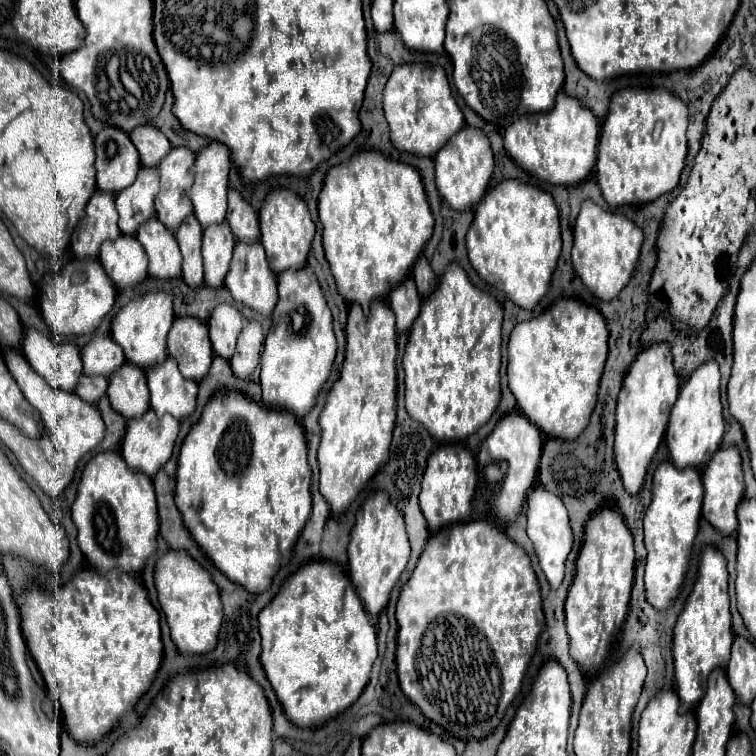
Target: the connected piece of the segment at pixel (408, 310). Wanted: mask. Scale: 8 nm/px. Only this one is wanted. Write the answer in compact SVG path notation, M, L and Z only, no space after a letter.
M408 277L402 285L398 285L390 293L390 307L396 315L396 329L398 333L410 331L416 315L420 313L422 297L416 291L416 285L412 283L412 277Z

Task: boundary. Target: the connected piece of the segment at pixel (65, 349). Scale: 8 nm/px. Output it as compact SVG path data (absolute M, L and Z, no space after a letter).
M26 329L22 339L22 355L52 387L60 391L74 391L82 377L80 349L72 343L54 345L44 333Z

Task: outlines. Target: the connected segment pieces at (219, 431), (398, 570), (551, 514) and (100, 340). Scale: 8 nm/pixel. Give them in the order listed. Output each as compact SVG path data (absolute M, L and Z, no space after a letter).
M218 393L210 399L210 403L204 407L202 411L202 419L198 421L198 425L194 425L190 429L190 433L186 435L182 449L180 449L180 459L178 459L178 473L176 473L176 505L182 513L184 525L188 527L190 535L194 537L194 541L206 551L206 555L214 561L214 565L228 575L228 579L232 579L234 583L242 585L246 591L252 593L262 593L272 585L274 575L278 573L278 569L288 563L288 559L292 557L292 547L296 545L296 539L300 537L300 531L304 529L304 523L308 521L310 509L312 509L312 495L310 495L310 479L312 479L312 471L308 465L308 447L306 447L306 437L304 437L304 429L298 423L296 415L292 415L290 411L280 411L280 409L270 409L264 407L244 395L238 393Z
M376 493L370 497L356 515L356 525L350 535L348 559L350 559L350 579L360 595L366 611L372 617L378 617L380 611L388 605L390 591L398 583L406 563L410 557L408 535L404 529L404 517L400 511L388 501L388 495Z
M536 487L528 495L526 517L528 517L528 537L534 543L540 567L546 573L550 589L556 591L562 585L566 557L568 557L568 553L570 553L572 545L574 545L574 535L572 535L572 527L570 527L570 519L568 519L566 507L564 507L564 503L562 503L560 497L552 495L544 487Z
M96 337L82 349L84 375L110 377L112 371L126 363L124 351L112 337Z

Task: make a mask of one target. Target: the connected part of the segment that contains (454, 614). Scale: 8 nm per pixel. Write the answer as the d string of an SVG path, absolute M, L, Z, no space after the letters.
M468 521L468 523L458 523L458 525L452 525L452 527L446 527L440 533L436 533L434 537L428 539L412 577L406 581L406 585L400 591L400 599L398 599L398 605L396 605L396 619L398 619L398 625L400 625L396 663L398 663L398 679L400 679L400 687L402 687L404 695L430 721L442 725L454 737L458 737L458 739L484 739L484 737L488 737L498 727L508 705L514 701L516 693L520 691L524 673L526 673L528 663L530 663L530 659L536 651L538 637L544 631L544 611L542 611L540 587L538 587L538 581L536 581L536 573L530 565L528 553L518 543L510 541L506 537L506 533L502 533L502 529L496 527L494 523Z

